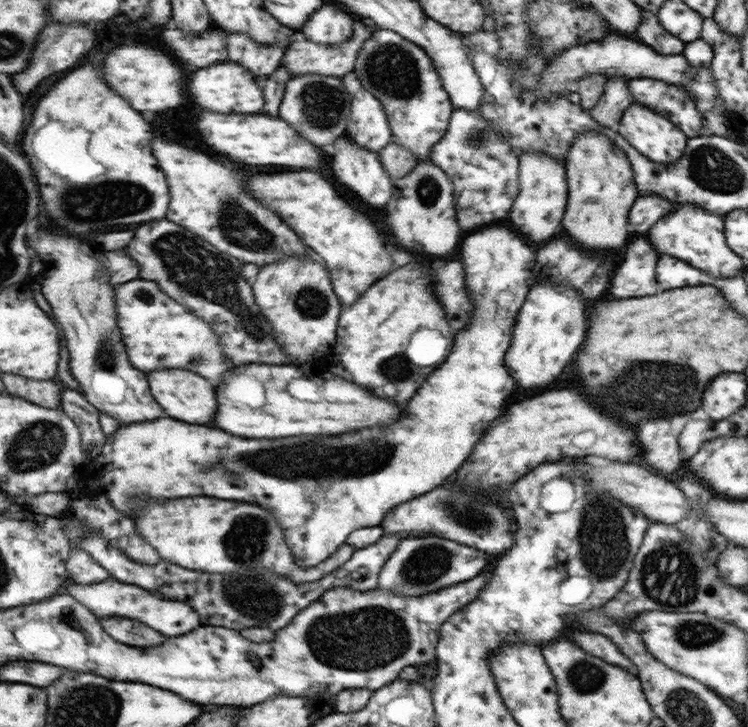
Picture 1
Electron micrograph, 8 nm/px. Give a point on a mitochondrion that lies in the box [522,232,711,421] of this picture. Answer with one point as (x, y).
(666, 382)

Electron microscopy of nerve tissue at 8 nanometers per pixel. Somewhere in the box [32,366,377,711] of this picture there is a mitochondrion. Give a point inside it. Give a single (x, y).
(257, 601)

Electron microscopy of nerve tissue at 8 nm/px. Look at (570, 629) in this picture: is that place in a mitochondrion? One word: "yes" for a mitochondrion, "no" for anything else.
no

